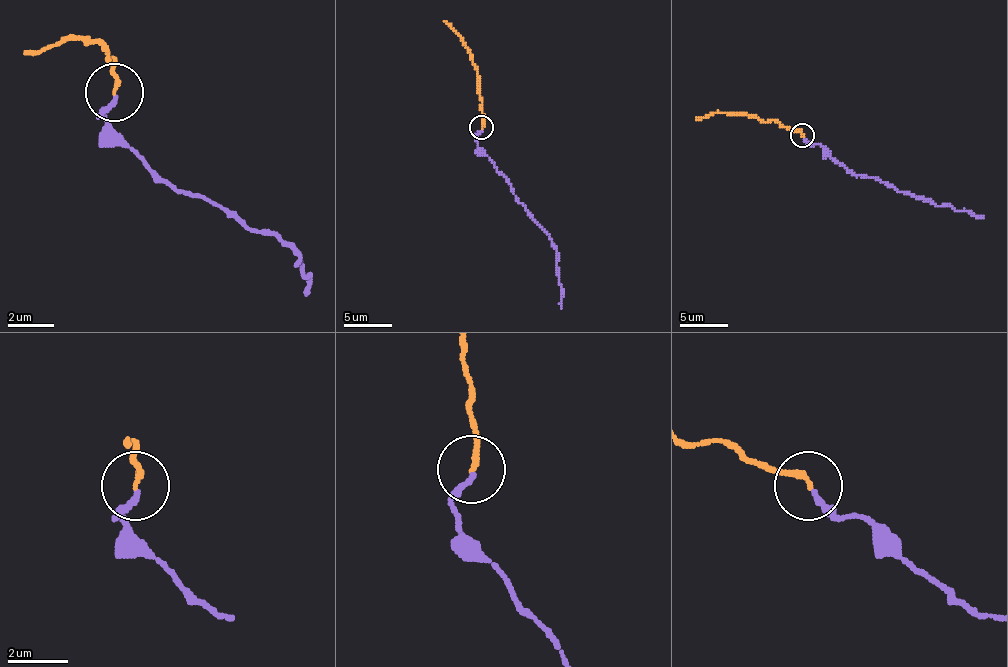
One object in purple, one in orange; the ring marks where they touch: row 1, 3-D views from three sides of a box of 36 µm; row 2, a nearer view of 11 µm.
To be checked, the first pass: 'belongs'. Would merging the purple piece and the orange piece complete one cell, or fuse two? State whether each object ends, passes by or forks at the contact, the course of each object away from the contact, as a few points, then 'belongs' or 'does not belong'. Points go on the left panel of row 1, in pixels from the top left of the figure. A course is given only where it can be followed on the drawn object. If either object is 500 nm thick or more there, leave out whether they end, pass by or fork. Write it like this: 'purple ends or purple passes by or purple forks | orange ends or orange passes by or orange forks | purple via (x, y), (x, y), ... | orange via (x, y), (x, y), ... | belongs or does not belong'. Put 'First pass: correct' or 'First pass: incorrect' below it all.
purple ends | orange ends | purple via (115, 96), (104, 119), (173, 189), (202, 195), (296, 253), (307, 277), (307, 294) | orange via (115, 90), (109, 55), (109, 61), (92, 38), (63, 38), (22, 55) | belongs
First pass: correct

